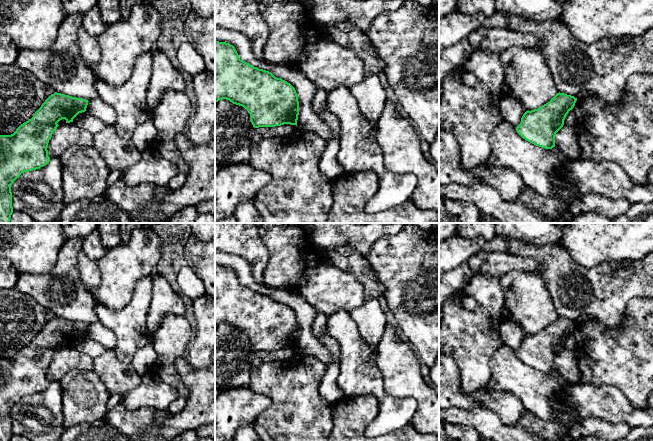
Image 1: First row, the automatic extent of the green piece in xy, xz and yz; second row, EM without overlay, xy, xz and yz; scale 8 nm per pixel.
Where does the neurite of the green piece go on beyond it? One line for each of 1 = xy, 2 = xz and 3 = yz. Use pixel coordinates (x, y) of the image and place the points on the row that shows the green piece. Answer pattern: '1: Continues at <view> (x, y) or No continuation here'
1: No continuation here
2: No continuation here
3: No continuation here

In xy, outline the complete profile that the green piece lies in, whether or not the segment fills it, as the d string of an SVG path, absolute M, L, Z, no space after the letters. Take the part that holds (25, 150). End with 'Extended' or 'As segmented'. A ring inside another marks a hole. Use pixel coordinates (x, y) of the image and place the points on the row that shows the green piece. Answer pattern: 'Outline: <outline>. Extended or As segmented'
Outline: M55 92L50 95L34 116L21 124L11 135L0 135L0 223L9 223L13 213L11 186L24 172L40 169L50 161L48 143L57 123L65 119L66 123L86 111L88 100Z. As segmented

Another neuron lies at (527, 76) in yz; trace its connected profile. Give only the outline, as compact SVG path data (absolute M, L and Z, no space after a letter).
M510 47L500 53L500 60L504 69L503 85L509 90L509 96L522 104L525 112L538 109L559 93L547 59L537 48Z

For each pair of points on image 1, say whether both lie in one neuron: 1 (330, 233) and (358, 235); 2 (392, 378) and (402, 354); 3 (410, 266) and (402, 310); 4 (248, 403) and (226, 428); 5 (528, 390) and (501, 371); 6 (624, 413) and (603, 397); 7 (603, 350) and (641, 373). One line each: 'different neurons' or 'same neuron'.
1: same neuron
2: same neuron
3: same neuron
4: same neuron
5: same neuron
6: same neuron
7: same neuron

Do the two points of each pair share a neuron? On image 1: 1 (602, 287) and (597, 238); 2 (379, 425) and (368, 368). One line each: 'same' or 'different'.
1: different
2: same

